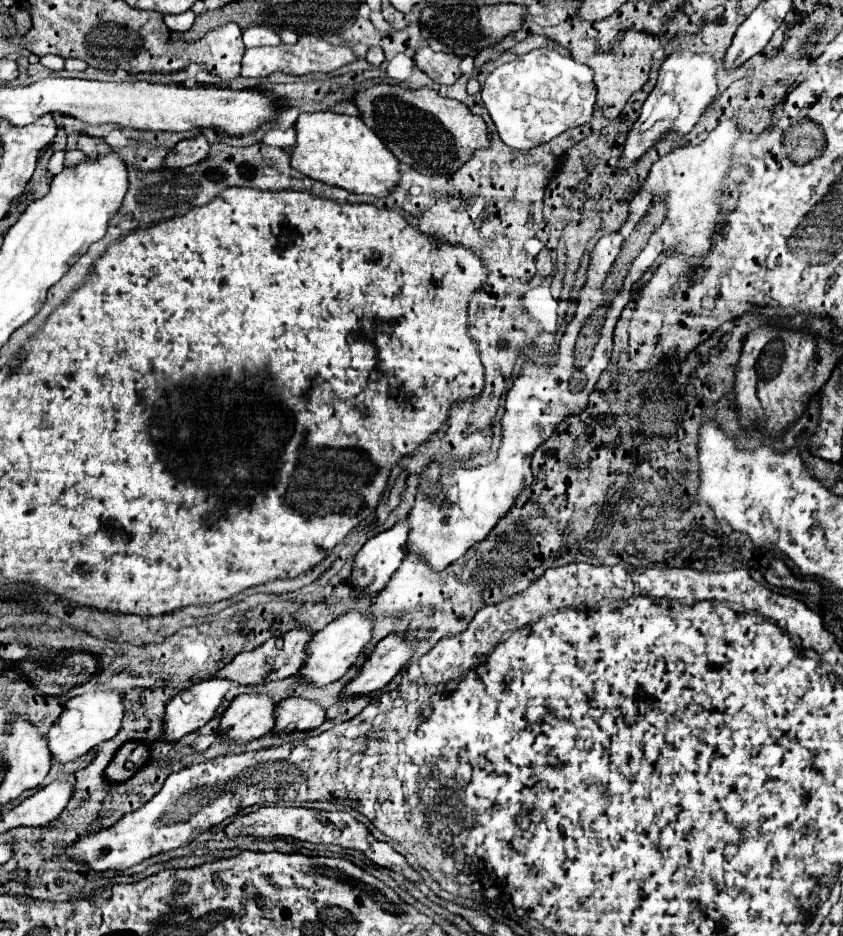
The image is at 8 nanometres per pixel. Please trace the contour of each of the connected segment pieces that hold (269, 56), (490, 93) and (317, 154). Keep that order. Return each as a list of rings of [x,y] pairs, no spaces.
[[[304,35],[298,39],[296,45],[278,45],[278,47],[254,47],[246,49],[242,59],[242,77],[266,77],[274,71],[282,73],[294,73],[294,75],[306,75],[306,73],[330,73],[350,61],[354,61],[356,55],[348,45],[330,45],[322,37],[316,35]]]
[[[532,49],[524,55],[518,55],[516,61],[500,65],[488,75],[480,93],[482,93],[484,107],[488,109],[496,125],[500,139],[512,149],[532,149],[540,143],[554,139],[556,135],[564,133],[570,127],[588,123],[592,117],[594,103],[596,103],[596,87],[592,81],[592,69],[576,63],[572,57],[566,57],[548,49]]]
[[[332,111],[300,113],[294,129],[296,145],[290,155],[290,165],[302,175],[342,187],[350,193],[370,193],[376,197],[384,197],[396,187],[396,181],[400,179],[398,159],[360,117]]]

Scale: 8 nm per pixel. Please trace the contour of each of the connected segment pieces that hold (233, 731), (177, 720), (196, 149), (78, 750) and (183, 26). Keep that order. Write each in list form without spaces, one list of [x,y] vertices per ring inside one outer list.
[[[238,695],[220,719],[218,735],[234,741],[252,741],[274,729],[276,701],[272,695]]]
[[[206,679],[190,687],[194,693],[192,701],[184,701],[182,695],[176,695],[166,703],[166,723],[164,739],[178,741],[186,733],[194,733],[204,727],[220,707],[224,695],[234,687],[234,681],[228,679]]]
[[[198,135],[198,137],[192,137],[188,141],[180,141],[172,155],[166,157],[164,165],[170,167],[170,169],[180,169],[180,167],[188,167],[188,165],[196,165],[200,163],[206,155],[208,155],[208,149],[210,149],[210,143],[204,135]]]
[[[98,689],[88,691],[78,697],[72,697],[66,701],[62,715],[56,719],[48,733],[48,747],[52,753],[52,761],[74,761],[80,755],[84,755],[88,749],[96,747],[102,741],[112,739],[118,729],[124,715],[124,703],[122,695],[116,689]]]
[[[188,9],[188,11],[178,13],[178,15],[166,15],[164,17],[164,23],[168,25],[170,31],[186,31],[194,23],[194,13]]]

